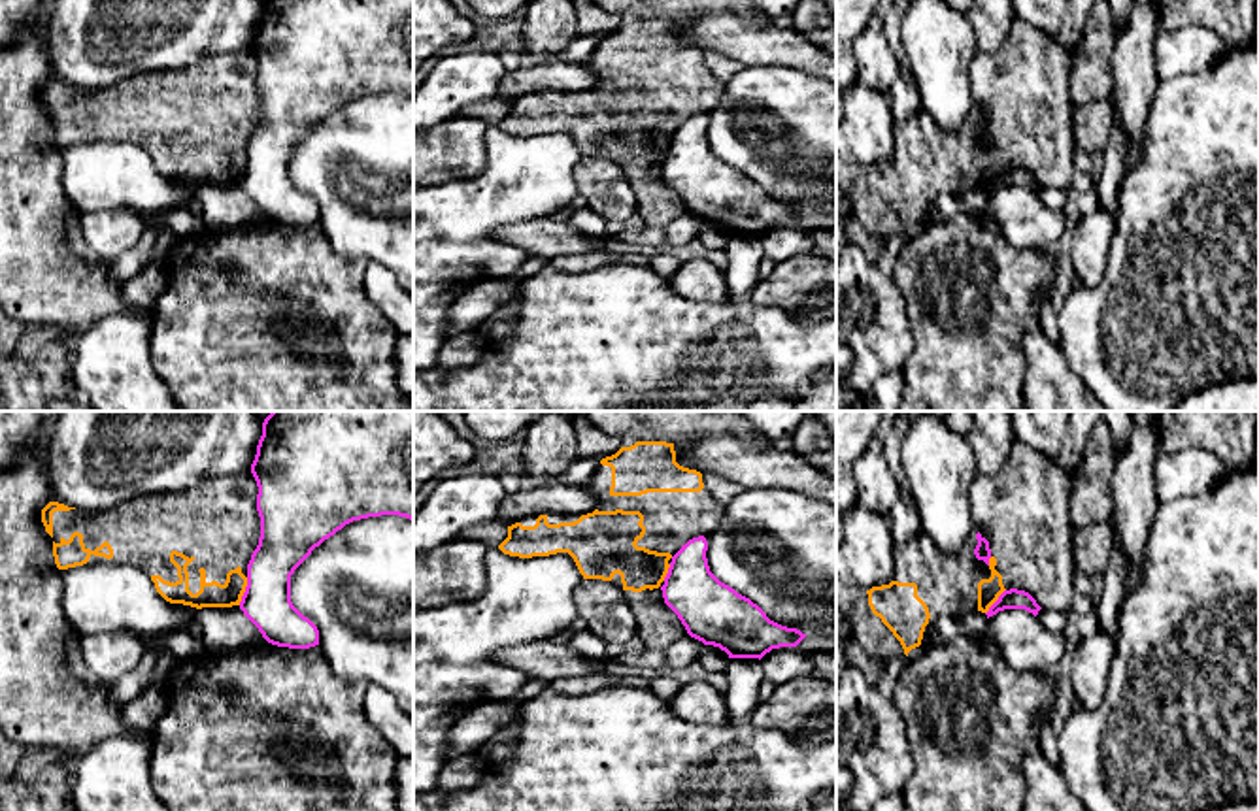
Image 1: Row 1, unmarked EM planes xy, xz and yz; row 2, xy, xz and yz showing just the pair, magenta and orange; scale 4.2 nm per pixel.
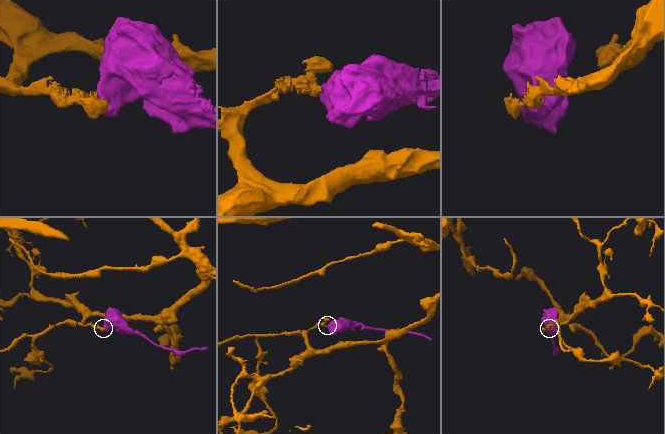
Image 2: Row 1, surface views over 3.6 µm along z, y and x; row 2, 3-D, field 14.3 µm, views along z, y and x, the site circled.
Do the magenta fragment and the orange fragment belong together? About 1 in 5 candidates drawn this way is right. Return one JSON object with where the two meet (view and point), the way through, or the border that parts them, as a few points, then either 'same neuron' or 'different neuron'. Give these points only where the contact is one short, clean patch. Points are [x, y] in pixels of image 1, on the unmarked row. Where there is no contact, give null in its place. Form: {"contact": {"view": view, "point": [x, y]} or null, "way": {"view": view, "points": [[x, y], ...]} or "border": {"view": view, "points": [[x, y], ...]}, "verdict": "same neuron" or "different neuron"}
{"contact": {"view": "xy", "point": [246, 168]}, "border": {"view": "xy", "points": [[248, 155], [238, 182]]}, "verdict": "different neuron"}

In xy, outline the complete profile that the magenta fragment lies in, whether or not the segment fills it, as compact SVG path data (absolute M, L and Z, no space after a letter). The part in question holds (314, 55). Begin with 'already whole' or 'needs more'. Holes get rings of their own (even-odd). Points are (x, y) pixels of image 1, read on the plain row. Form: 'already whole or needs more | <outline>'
already whole | M262 0L251 51L259 64L260 115L247 141L240 187L268 221L289 226L315 224L319 207L293 183L291 153L315 124L353 98L381 92L413 98L413 0Z

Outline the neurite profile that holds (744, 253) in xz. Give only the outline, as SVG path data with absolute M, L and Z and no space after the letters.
M730 236L727 247L727 266L723 270L730 300L744 300L759 283L759 264L764 245L759 236Z

